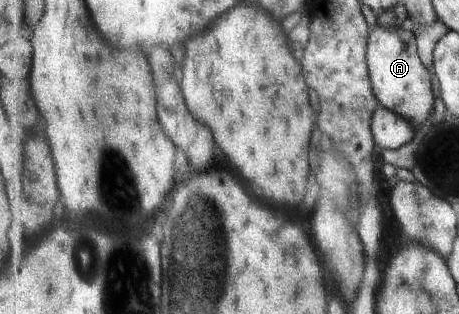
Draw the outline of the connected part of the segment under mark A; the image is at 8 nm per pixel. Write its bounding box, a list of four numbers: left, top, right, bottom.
[369,25,435,129]

